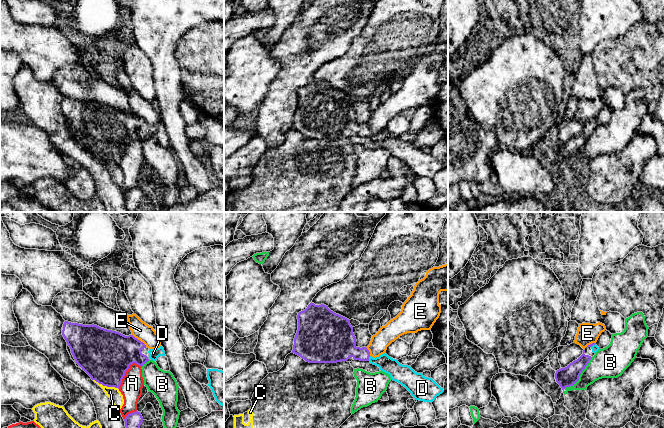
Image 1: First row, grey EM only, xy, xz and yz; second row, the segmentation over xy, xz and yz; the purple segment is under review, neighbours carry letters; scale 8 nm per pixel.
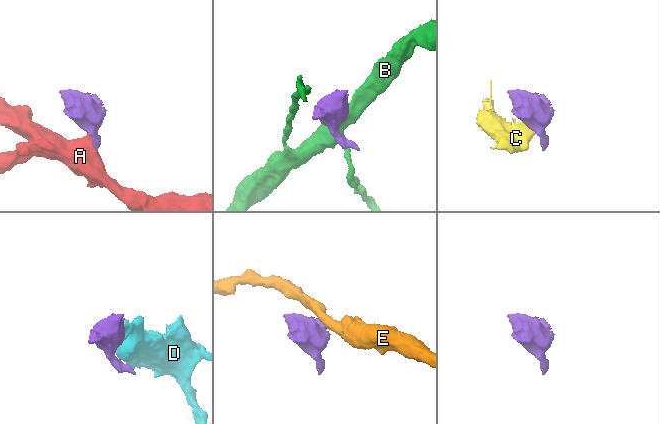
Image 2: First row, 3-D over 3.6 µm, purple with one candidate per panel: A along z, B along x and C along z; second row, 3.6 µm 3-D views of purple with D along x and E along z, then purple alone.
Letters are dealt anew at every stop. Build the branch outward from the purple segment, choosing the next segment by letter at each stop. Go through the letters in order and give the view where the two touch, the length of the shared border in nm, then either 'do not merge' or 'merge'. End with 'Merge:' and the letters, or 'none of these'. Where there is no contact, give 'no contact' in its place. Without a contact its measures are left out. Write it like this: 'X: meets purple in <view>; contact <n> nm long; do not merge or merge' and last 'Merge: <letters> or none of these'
A: meets purple in xy; contact 260 nm long; do not merge
B: meets purple in yz; contact 360 nm long; do not merge
C: meets purple in xy; contact 220 nm long; do not merge
D: meets purple in xz; contact 40 nm long; merge
E: meets purple in xy; contact 160 nm long; do not merge
Merge: D

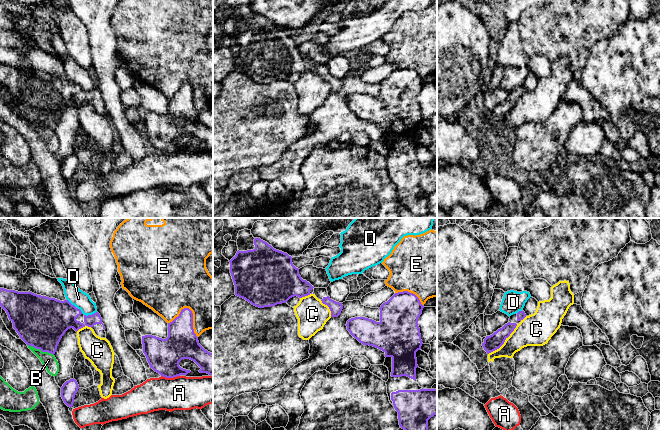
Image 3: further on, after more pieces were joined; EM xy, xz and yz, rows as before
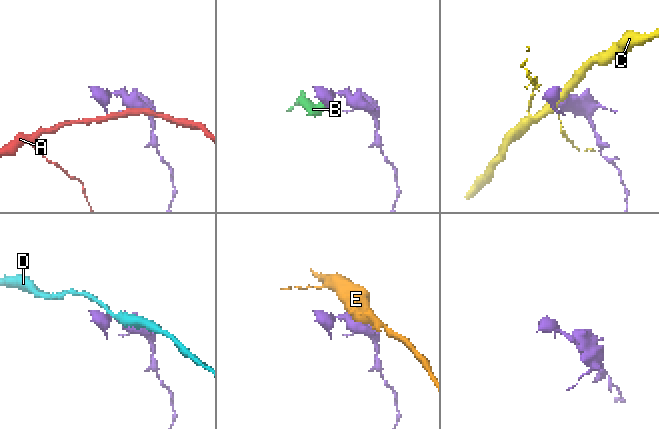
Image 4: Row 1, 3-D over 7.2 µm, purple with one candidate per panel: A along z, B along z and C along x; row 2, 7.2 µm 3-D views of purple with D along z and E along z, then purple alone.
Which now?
A: meets purple in xy; contact 150 nm long; do not merge
B: meets purple in xy; contact 240 nm long; do not merge
C: meets purple in yz; contact 340 nm long; do not merge
D: meets purple in xy; contact 110 nm long; do not merge
E: meets purple in xy; contact 260 nm long; do not merge
Merge: none of these

